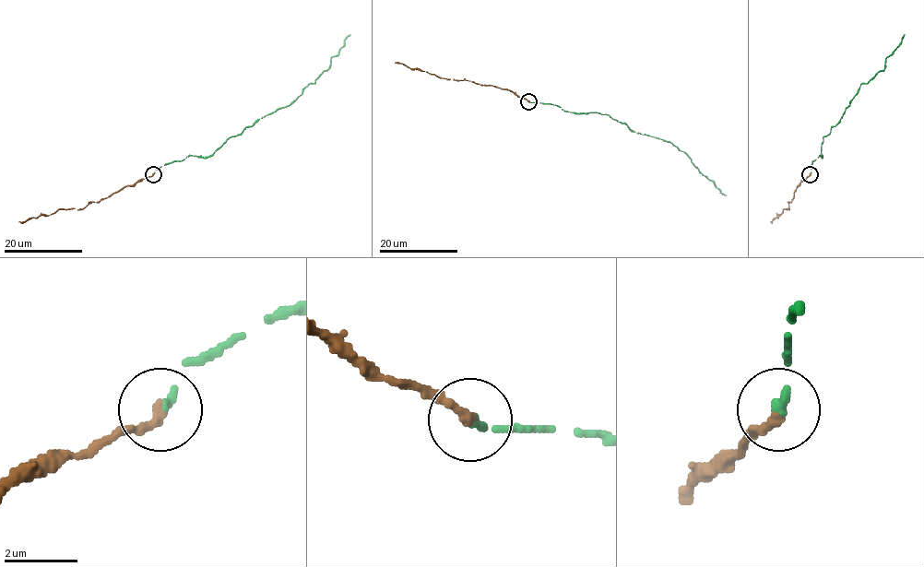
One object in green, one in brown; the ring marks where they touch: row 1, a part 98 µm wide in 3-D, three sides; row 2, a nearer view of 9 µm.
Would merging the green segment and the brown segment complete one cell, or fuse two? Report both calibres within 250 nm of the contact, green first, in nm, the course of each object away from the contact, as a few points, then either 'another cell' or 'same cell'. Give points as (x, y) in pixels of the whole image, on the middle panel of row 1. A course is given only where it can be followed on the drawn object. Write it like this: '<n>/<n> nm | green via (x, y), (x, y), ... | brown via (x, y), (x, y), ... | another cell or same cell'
240/320 nm | green via (529, 101), (557, 105), (574, 112), (609, 114), (634, 132), (669, 141), (726, 195) | brown via (529, 101), (494, 86), (435, 76), (395, 63) | same cell

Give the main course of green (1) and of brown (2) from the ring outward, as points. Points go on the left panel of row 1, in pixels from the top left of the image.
1: (153, 174), (165, 163), (187, 156), (211, 156), (259, 119), (290, 105), (329, 67), (330, 59), (349, 34)
2: (153, 174), (82, 208), (59, 208), (47, 216), (41, 215), (19, 221)

